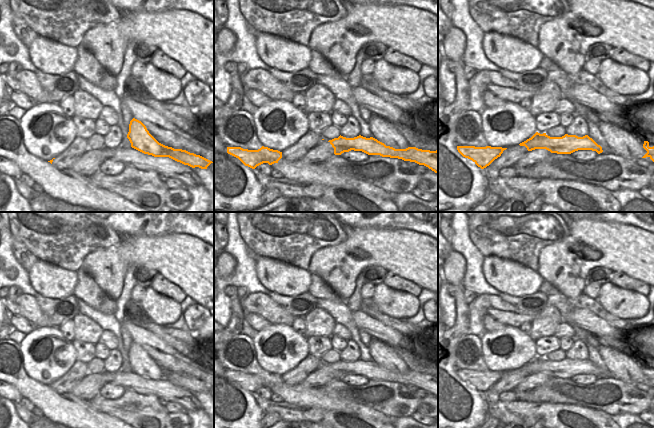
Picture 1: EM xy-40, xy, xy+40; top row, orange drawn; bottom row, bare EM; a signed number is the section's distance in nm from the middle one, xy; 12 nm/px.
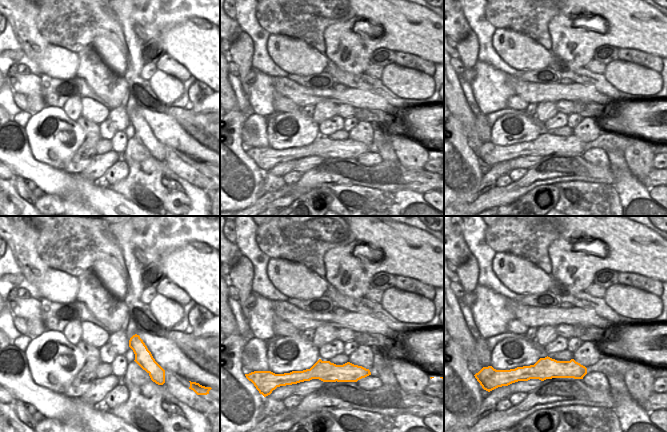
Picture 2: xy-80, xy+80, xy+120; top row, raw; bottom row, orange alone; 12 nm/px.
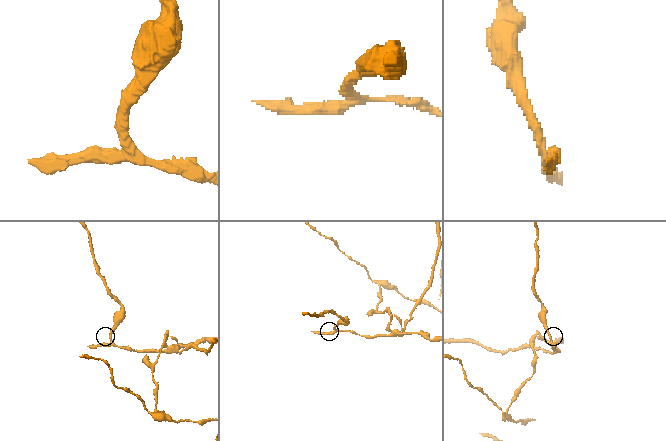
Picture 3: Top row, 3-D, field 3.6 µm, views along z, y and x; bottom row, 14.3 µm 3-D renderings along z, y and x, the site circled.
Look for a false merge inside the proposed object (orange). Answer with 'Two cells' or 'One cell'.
Two cells.

